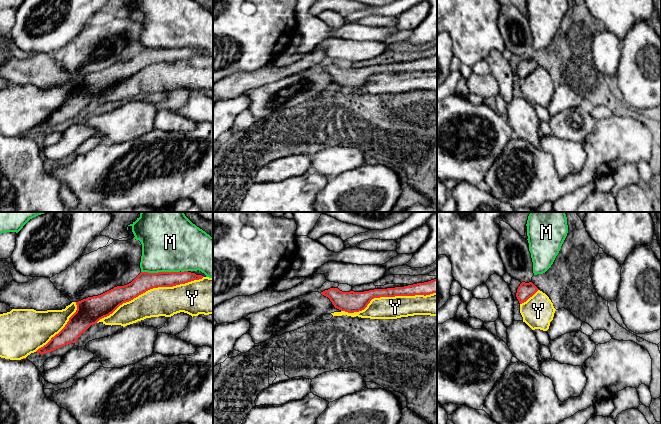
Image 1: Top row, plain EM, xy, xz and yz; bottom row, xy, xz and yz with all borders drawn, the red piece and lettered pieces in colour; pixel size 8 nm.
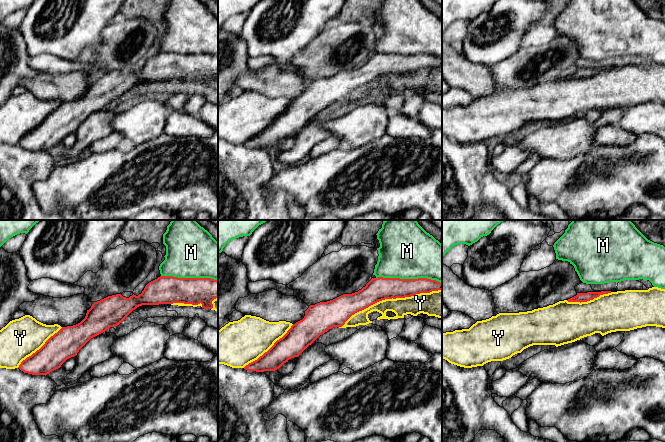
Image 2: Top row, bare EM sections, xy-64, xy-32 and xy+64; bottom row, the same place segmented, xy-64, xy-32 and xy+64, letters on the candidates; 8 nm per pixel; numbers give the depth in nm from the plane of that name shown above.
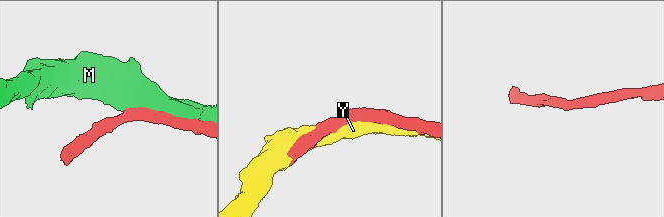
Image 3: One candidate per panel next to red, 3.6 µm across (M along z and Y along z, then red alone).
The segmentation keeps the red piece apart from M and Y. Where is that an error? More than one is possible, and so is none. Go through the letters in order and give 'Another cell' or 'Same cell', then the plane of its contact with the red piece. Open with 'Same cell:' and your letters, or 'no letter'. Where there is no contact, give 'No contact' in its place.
Same cell: Y
M: Another cell. Touches red in xy
Y: Same cell. Touches red in xy

